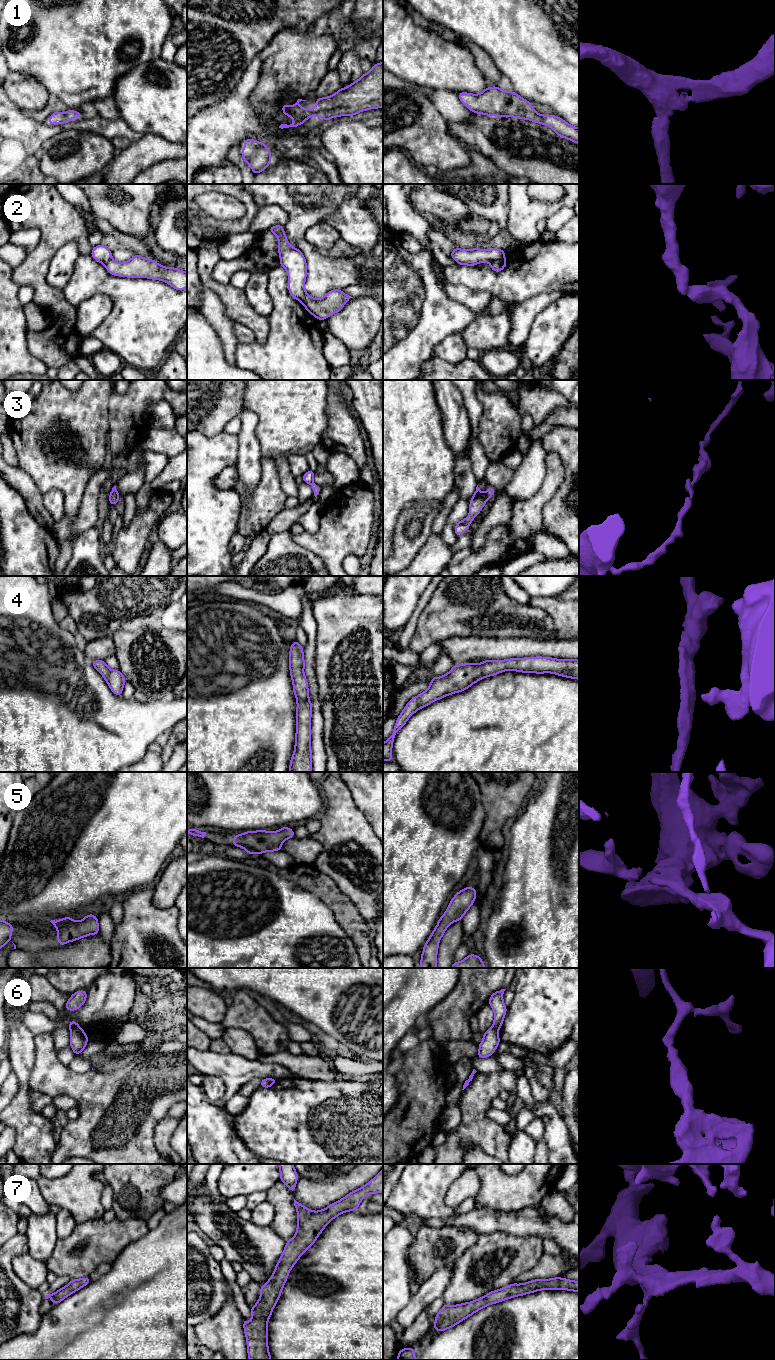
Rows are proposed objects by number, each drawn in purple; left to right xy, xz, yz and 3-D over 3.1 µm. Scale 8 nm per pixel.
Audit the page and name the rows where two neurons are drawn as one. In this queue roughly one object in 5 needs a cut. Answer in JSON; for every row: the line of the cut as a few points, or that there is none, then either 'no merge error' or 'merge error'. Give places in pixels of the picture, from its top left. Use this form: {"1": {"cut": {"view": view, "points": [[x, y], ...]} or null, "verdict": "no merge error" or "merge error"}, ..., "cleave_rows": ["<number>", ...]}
{"1": {"cut": null, "verdict": "no merge error"}, "2": {"cut": {"view": "yz", "points": [[504, 257], [490, 265]]}, "verdict": "merge error"}, "3": {"cut": {"view": "yz", "points": [[485, 493], [487, 498]]}, "verdict": "merge error"}, "4": {"cut": null, "verdict": "no merge error"}, "5": {"cut": null, "verdict": "no merge error"}, "6": {"cut": {"view": "yz", "points": [[492, 1026], [497, 1030]]}, "verdict": "merge error"}, "7": {"cut": null, "verdict": "no merge error"}, "cleave_rows": ["2", "3", "6"]}

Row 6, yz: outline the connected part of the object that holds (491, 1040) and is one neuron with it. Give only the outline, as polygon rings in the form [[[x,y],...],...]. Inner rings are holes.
[[[493,1026],[490,1027],[483,1034],[483,1040],[478,1045],[479,1052],[478,1052],[477,1057],[478,1058],[487,1058],[487,1057],[492,1056],[500,1042],[501,1041],[499,1038],[498,1030],[495,1029]]]

